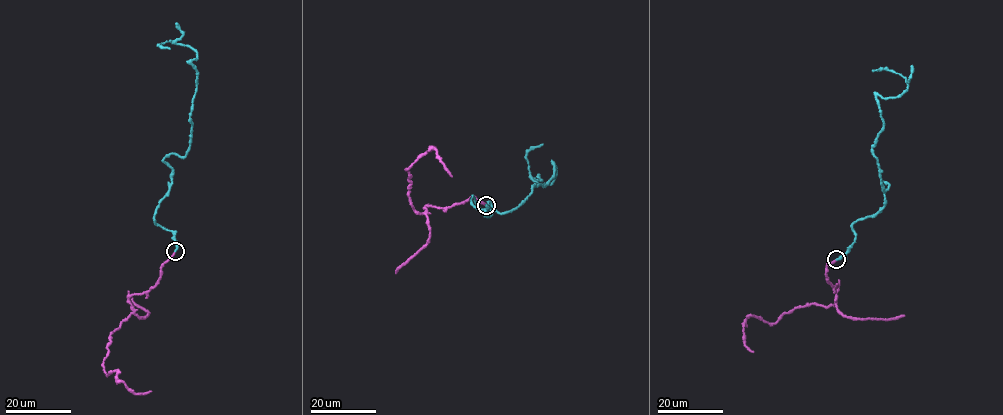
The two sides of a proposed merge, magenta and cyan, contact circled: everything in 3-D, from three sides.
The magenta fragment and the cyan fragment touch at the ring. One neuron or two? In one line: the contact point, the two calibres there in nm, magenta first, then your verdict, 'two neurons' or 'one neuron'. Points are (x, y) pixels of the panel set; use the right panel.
place (836, 259); calibres 200 and 220 nm; one neuron

